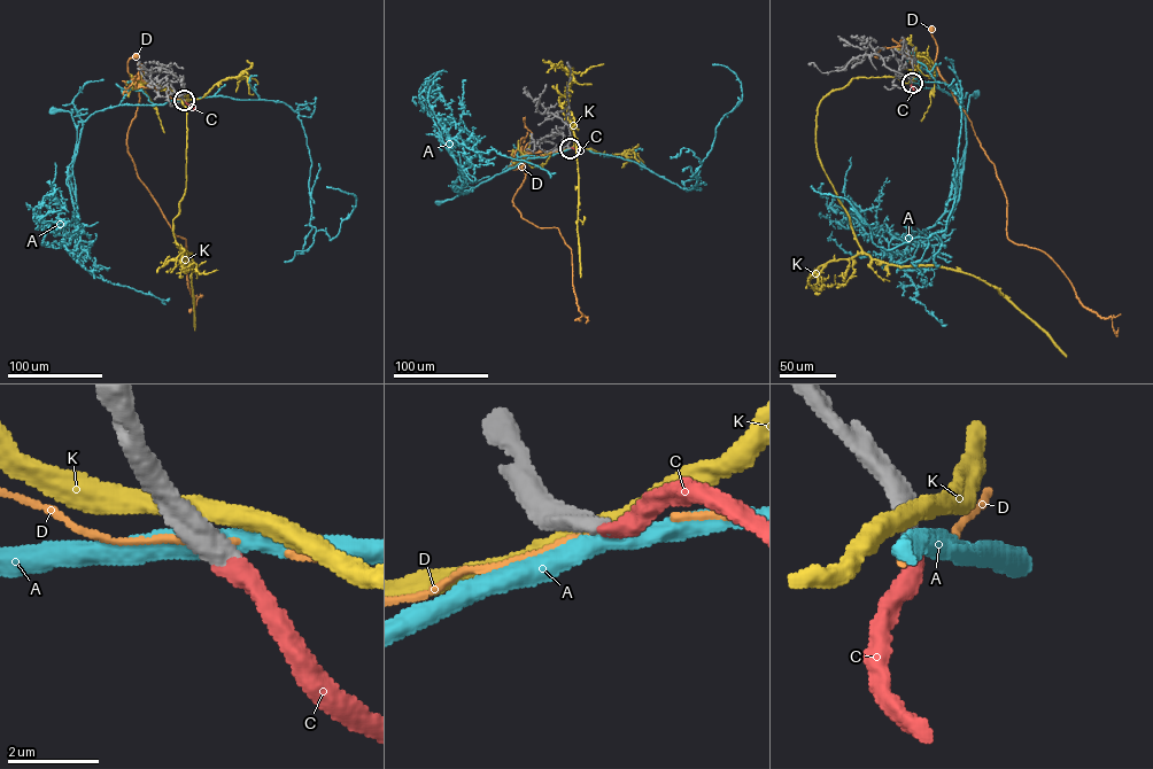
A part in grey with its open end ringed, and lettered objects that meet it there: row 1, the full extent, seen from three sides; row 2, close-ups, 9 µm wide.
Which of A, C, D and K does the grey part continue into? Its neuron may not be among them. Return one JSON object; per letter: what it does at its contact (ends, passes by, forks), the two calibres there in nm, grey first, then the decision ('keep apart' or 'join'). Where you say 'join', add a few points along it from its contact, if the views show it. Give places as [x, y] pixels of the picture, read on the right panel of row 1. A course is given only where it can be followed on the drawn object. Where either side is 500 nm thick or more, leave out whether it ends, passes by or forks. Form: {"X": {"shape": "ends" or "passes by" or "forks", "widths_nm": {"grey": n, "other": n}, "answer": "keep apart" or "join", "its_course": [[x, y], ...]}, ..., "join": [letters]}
{"A": {"widths_nm": {"grey": 500, "other": 400}, "answer": "keep apart"}, "C": {"shape": "ends", "widths_nm": {"grey": 480, "other": 440}, "answer": "join"}, "D": {"widths_nm": {"grey": 550, "other": 160}, "answer": "keep apart"}, "K": {"shape": "passes by", "widths_nm": {"grey": 480, "other": 440}, "answer": "keep apart"}, "join": ["C"]}

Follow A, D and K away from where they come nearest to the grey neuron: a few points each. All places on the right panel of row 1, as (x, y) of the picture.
A: (912, 83), (946, 92), (962, 109), (964, 169), (956, 173), (966, 147), (969, 96), (977, 93)
D: (912, 83), (917, 80), (922, 61), (935, 61), (937, 45), (931, 29)
K: (912, 82), (853, 77), (817, 108), (818, 158), (858, 245), (884, 263), (942, 266), (979, 277), (1066, 357)

